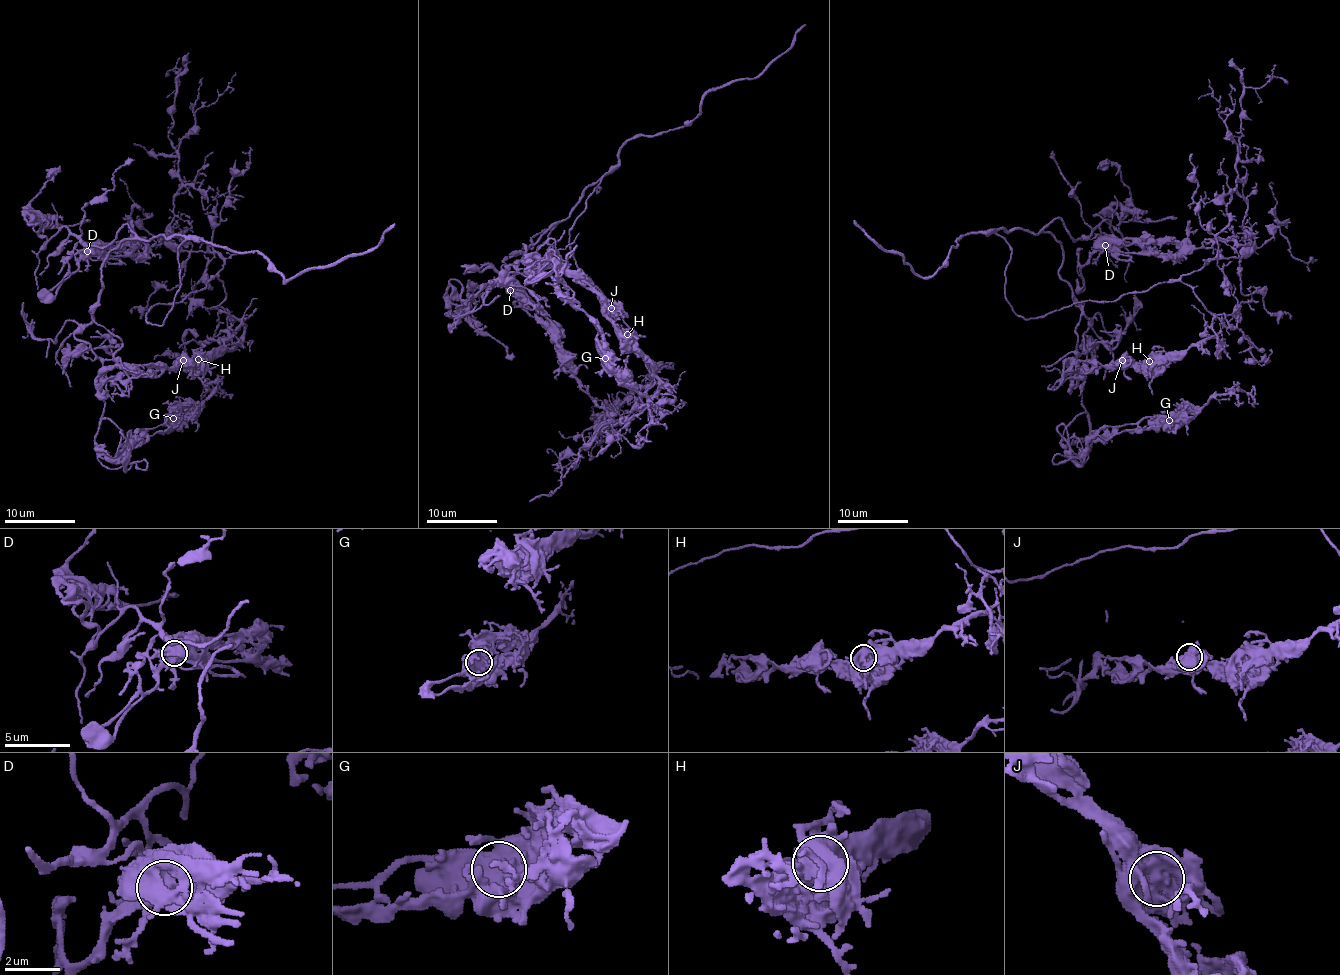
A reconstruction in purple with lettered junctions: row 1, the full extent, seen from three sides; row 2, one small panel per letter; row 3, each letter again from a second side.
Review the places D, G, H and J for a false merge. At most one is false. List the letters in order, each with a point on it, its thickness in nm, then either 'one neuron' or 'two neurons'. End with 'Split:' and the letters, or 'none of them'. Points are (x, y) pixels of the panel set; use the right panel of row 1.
D: at (1105, 245); 550 nm thick; one neuron
G: at (1169, 420); 750 nm thick; one neuron
H: at (1149, 361); 650 nm thick; one neuron
J: at (1122, 360); 800 nm thick; one neuron
Split: none of them

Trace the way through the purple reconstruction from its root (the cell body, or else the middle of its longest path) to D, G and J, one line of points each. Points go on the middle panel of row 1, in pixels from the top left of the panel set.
D: (627, 341), (660, 401), (625, 419), (636, 405), (609, 415), (510, 290)
G: (627, 341), (596, 292), (557, 268), (532, 272), (534, 277), (554, 260), (558, 289), (598, 329), (605, 358)
J: (627, 341), (617, 331), (611, 308)

